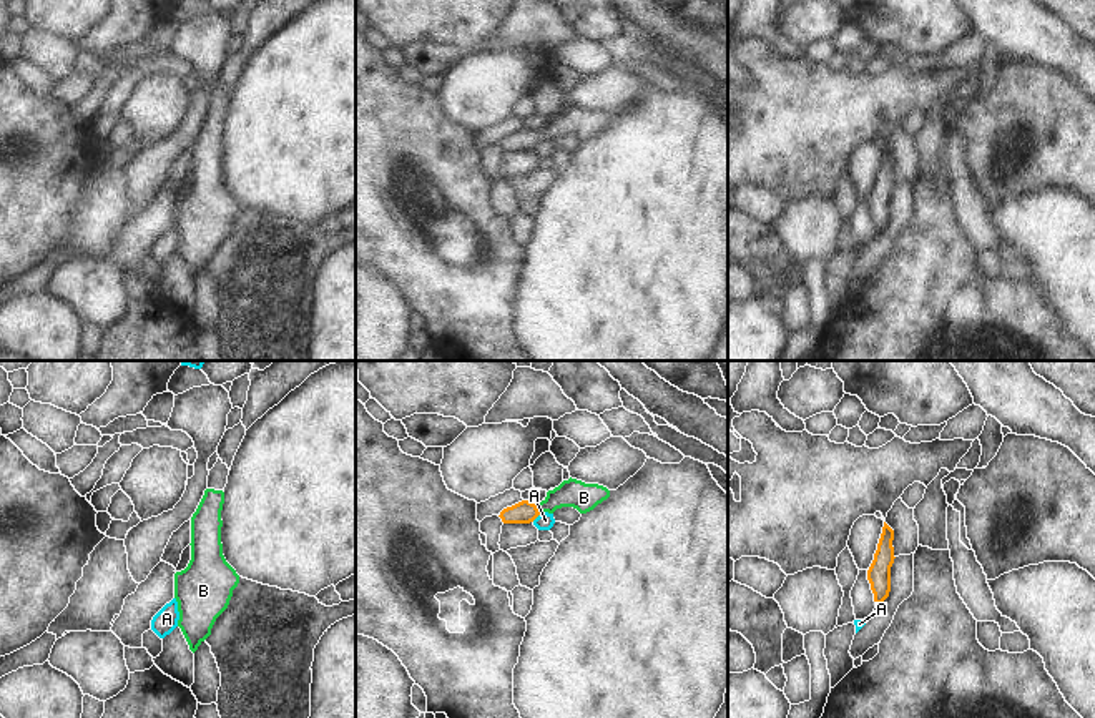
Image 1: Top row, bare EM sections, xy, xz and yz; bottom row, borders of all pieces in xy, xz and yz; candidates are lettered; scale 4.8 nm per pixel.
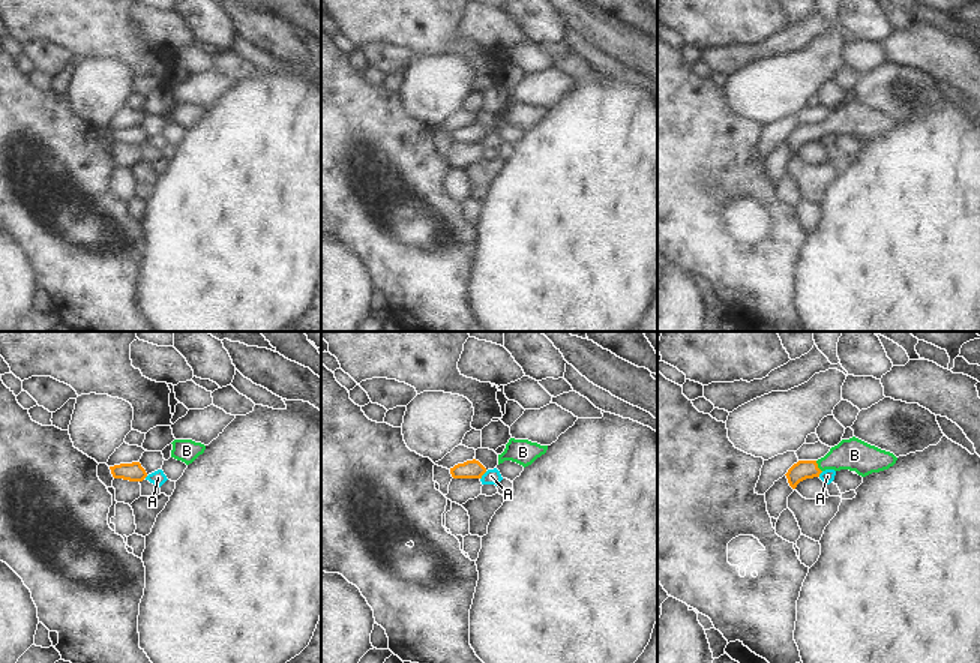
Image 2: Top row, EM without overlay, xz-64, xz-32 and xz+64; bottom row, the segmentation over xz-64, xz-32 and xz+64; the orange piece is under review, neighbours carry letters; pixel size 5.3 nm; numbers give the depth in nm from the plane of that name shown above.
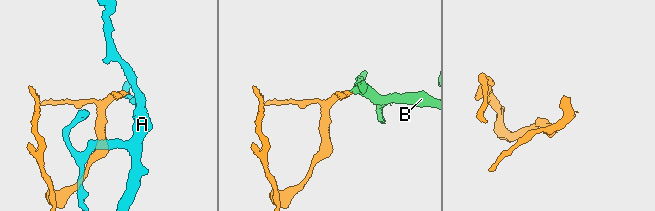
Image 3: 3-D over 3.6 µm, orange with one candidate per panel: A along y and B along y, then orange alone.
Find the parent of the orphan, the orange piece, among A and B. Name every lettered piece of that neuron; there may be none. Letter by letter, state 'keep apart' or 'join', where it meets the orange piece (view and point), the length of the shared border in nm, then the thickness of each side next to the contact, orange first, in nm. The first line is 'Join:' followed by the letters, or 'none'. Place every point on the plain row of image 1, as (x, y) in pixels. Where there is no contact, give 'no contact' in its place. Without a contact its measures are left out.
Join: B
A: keep apart; meets orange in xz at (535, 145); contact 60 nm long; 110 nm thick on the orange side, 80 nm on the other
B: join; meets orange in xz at (537, 137); contact 60 nm long; 110 nm thick on the orange side, 140 nm on the other

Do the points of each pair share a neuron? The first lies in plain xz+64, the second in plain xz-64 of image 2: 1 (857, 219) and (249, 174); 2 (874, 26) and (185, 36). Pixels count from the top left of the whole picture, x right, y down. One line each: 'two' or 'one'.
1: one
2: two

